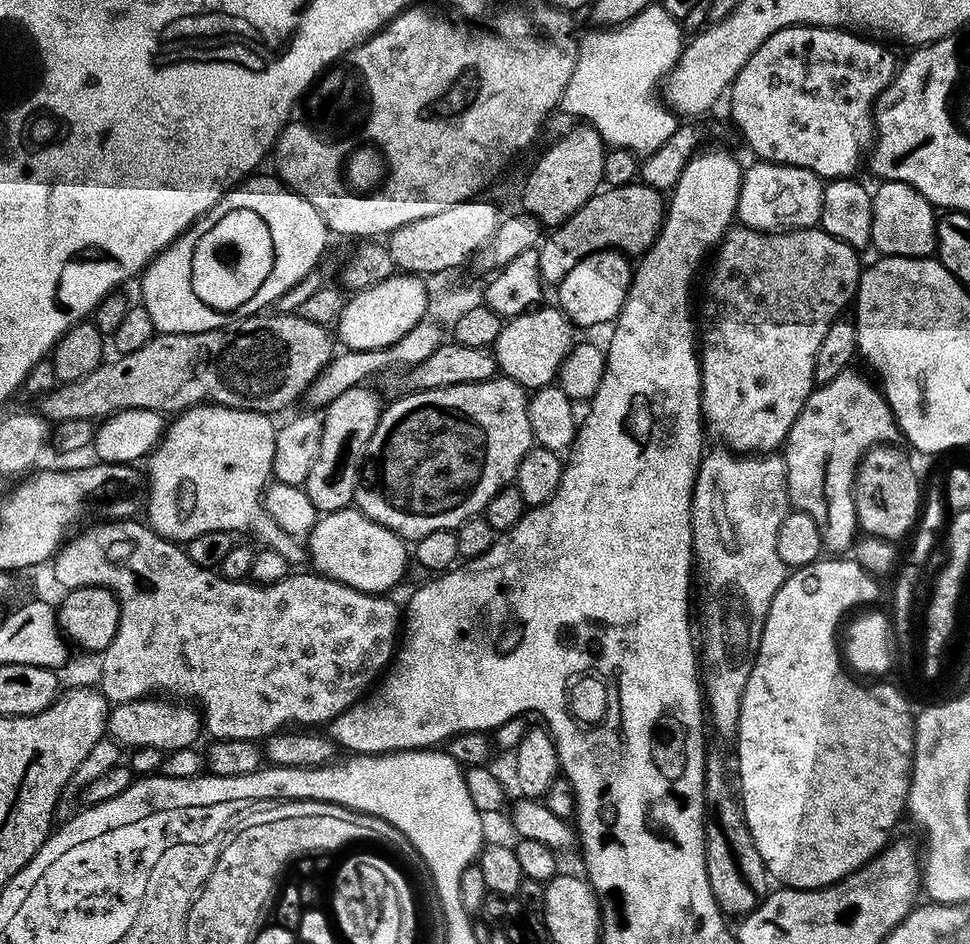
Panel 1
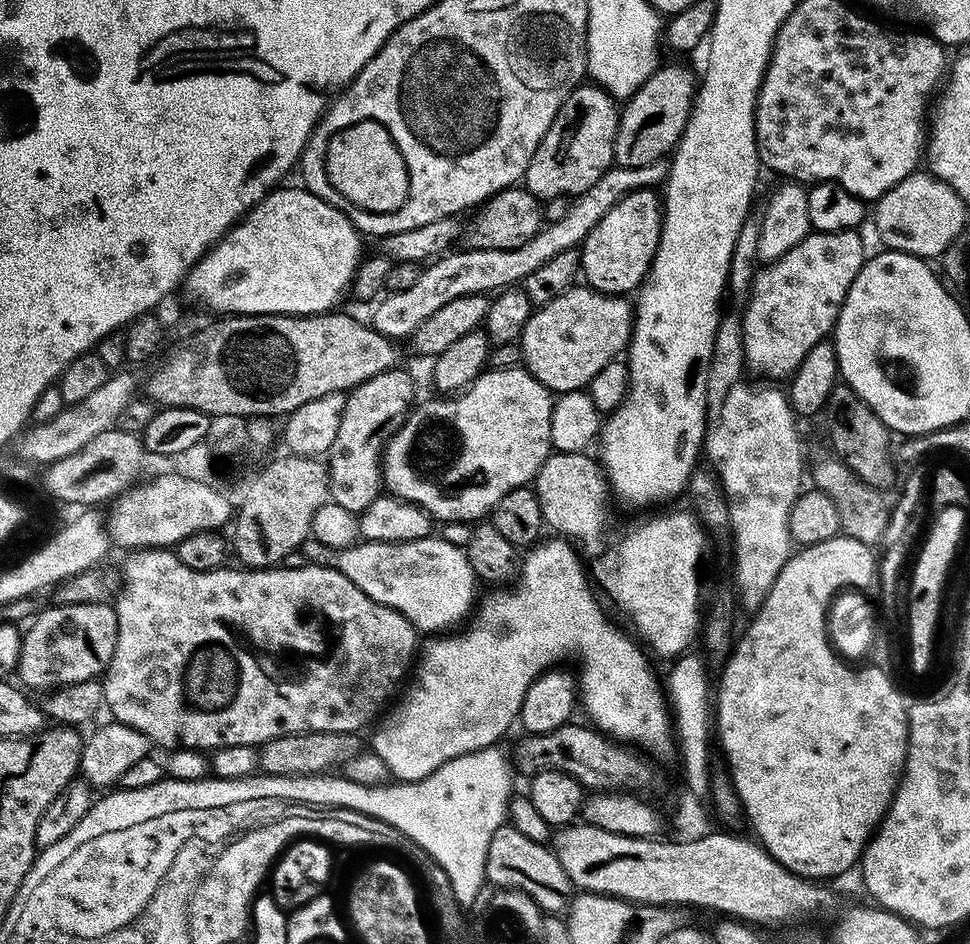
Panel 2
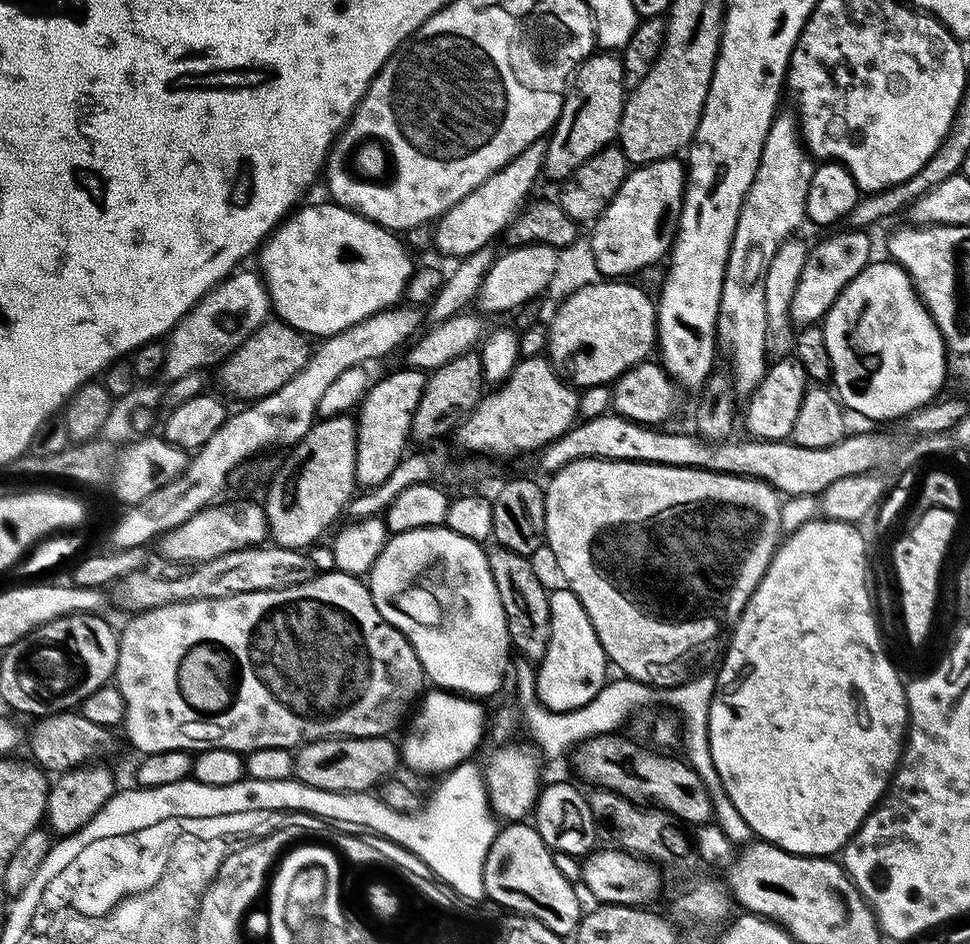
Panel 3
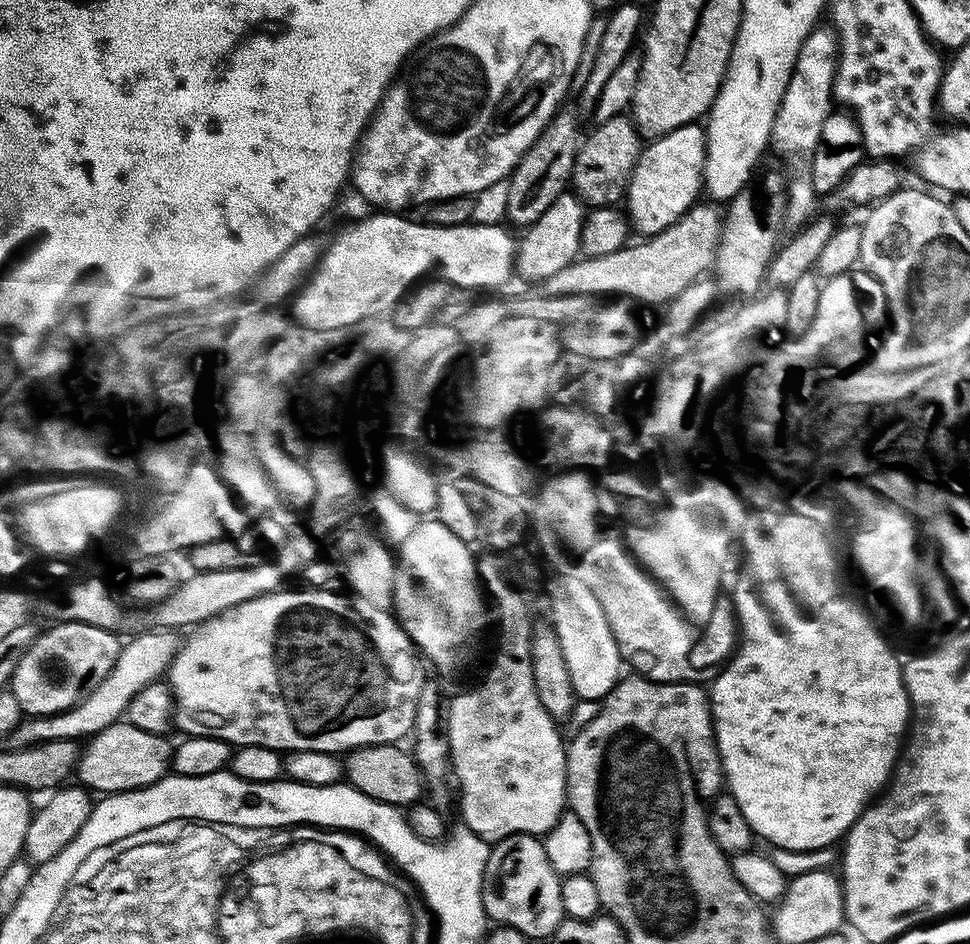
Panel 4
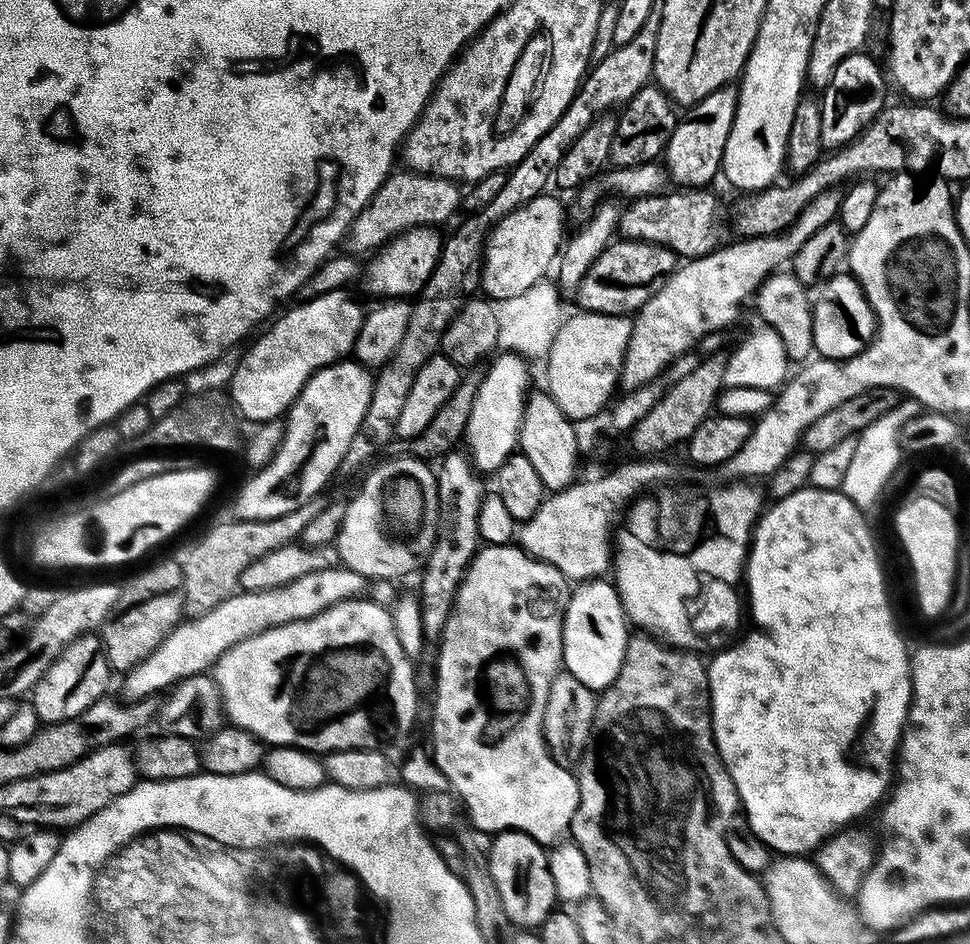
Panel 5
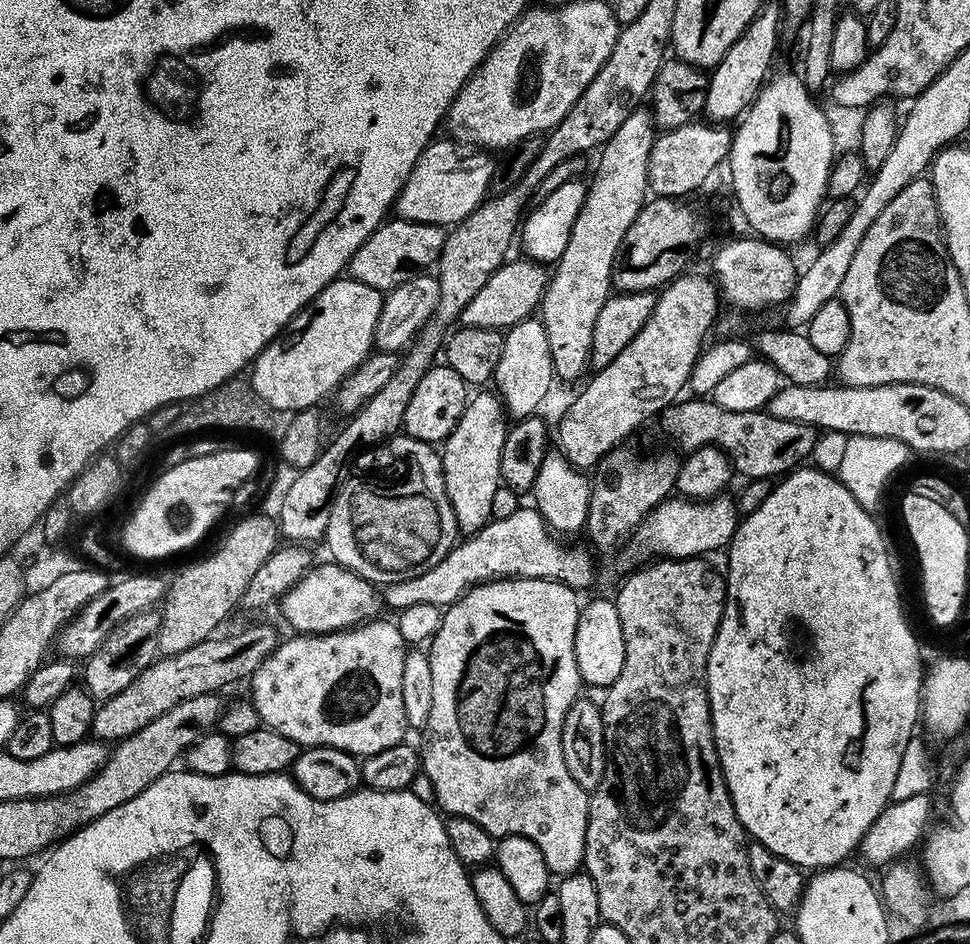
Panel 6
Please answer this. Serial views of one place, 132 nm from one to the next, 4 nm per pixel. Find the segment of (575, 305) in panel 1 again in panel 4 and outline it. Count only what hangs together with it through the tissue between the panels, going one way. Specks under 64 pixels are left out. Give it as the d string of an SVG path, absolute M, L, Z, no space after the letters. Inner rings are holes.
M699 123L687 124L665 136L657 136L643 149L632 172L626 197L626 215L631 227L647 238L666 230L680 219L702 192L704 159L708 153L708 134Z

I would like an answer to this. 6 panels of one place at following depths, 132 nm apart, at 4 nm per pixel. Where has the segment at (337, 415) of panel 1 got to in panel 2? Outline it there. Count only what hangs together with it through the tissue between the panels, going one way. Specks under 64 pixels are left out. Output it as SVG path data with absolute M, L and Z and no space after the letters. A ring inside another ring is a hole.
M399 367L391 368L389 372L380 372L374 378L370 378L366 382L362 382L356 388L351 389L347 393L344 409L342 410L342 422L338 422L338 434L334 437L334 442L332 443L332 448L326 454L326 467L328 469L328 494L331 503L342 506L342 510L350 510L357 514L364 512L370 507L372 503L376 500L376 497L381 495L382 492L382 438L380 440L380 435L384 431L387 433L389 429L393 427L397 422L404 419L408 415L410 409L413 407L414 399L412 400L412 380L407 376L406 373L400 372Z

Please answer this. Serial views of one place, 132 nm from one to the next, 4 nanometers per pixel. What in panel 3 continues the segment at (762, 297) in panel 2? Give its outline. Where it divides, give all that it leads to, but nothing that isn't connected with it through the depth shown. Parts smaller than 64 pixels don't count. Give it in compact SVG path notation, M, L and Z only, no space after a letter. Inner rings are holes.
M847 230L837 236L828 236L817 248L813 247L802 268L791 310L791 323L796 326L815 325L823 321L832 303L844 292L844 287L859 276L870 262L870 238L867 231Z

